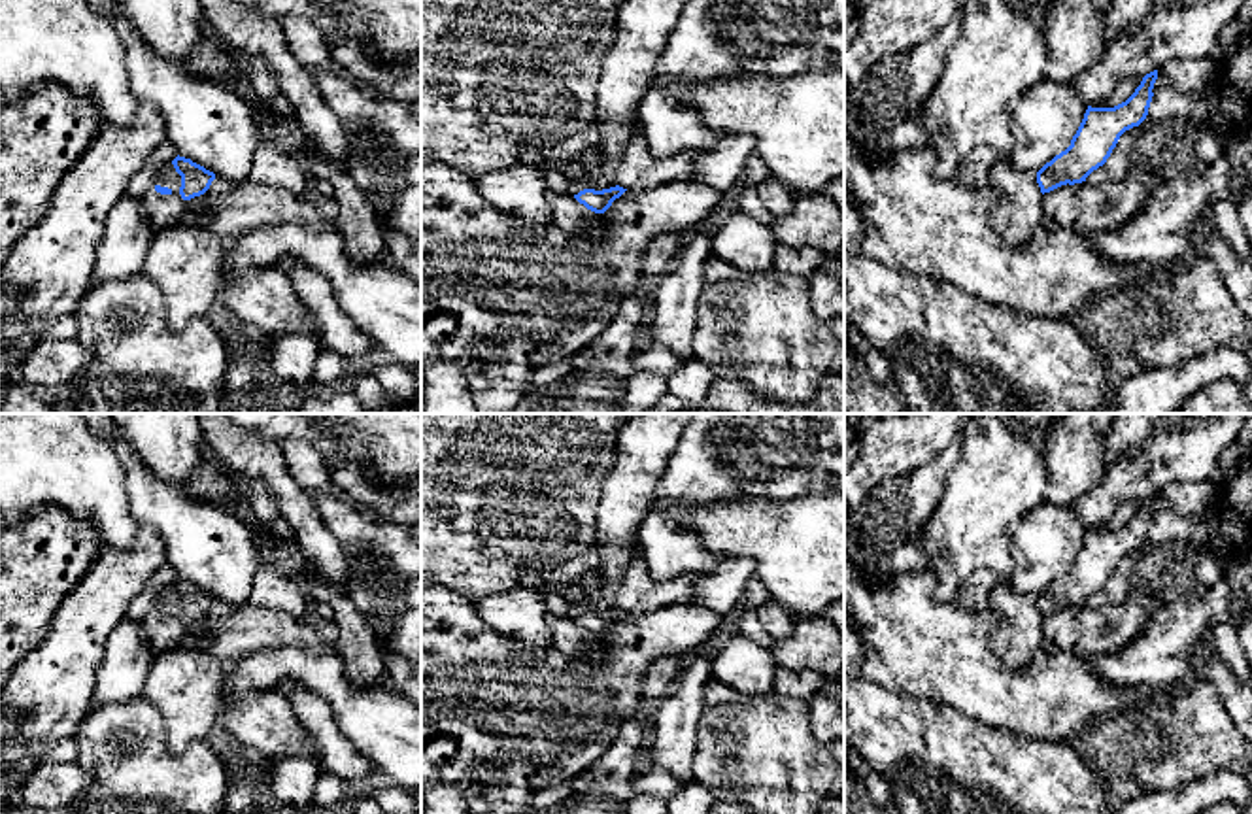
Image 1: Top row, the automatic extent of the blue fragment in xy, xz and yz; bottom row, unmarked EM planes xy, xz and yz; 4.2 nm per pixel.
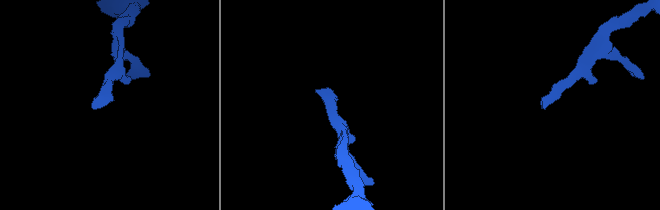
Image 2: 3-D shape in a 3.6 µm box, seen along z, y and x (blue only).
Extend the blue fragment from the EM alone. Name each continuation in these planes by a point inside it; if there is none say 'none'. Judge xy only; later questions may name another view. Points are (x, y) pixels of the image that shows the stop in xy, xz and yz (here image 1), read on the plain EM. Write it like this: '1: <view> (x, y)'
1: xy (163, 633)

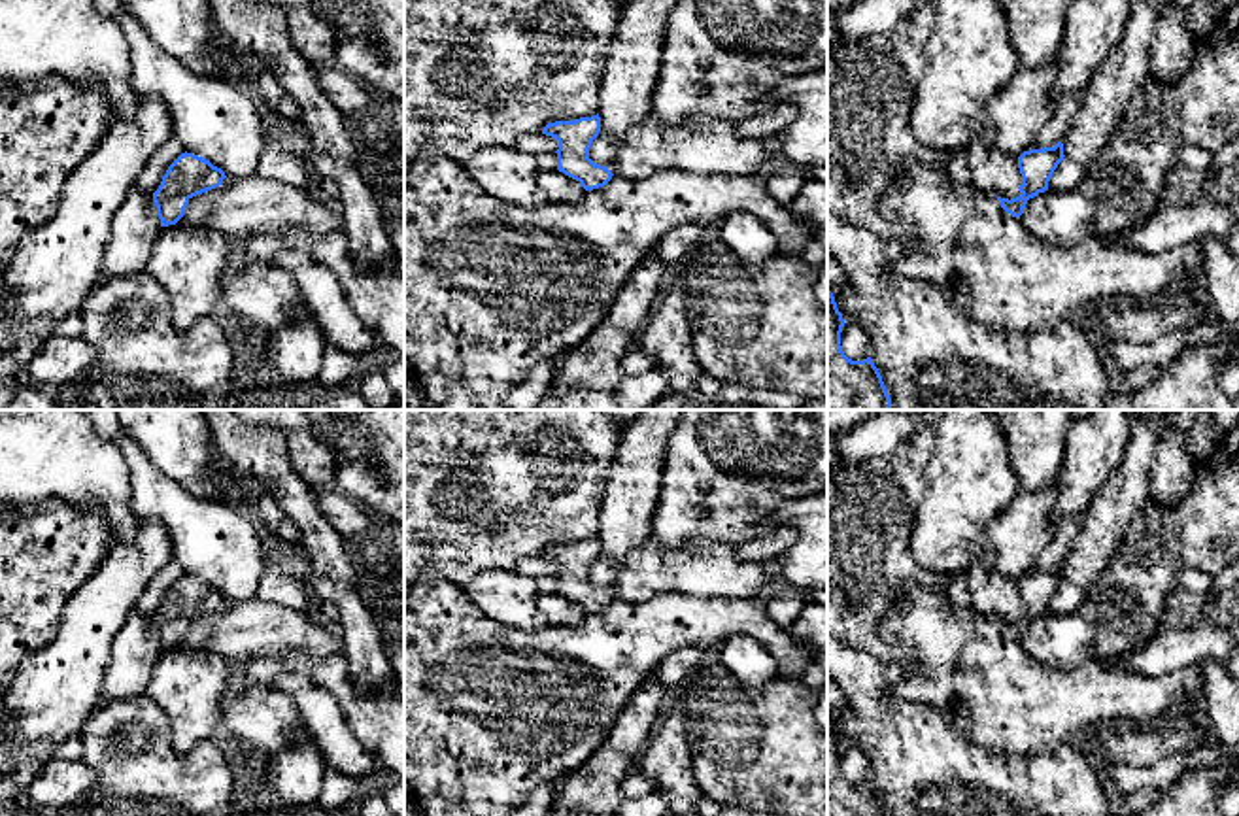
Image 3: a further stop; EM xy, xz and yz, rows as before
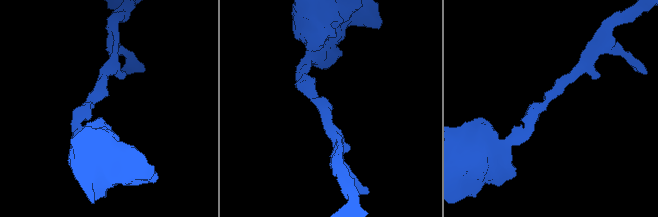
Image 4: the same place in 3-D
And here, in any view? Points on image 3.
none

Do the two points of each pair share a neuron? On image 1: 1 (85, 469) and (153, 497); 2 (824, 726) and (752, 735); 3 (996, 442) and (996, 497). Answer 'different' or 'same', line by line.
1: different
2: different
3: same

